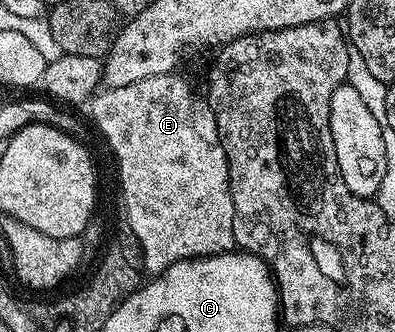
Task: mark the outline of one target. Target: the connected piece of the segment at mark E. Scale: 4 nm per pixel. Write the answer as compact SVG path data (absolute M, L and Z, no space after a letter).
M179 73L157 75L156 77L144 77L144 81L132 81L132 85L120 85L119 87L106 87L99 90L89 100L90 115L98 126L100 134L106 138L114 159L118 162L118 183L122 186L122 203L126 206L124 221L133 233L136 233L136 241L140 241L143 250L143 265L151 276L162 274L172 265L176 265L185 259L203 259L206 255L223 255L226 251L235 250L234 234L232 233L232 221L234 210L232 209L232 197L230 196L230 178L228 177L228 161L224 153L224 145L218 136L216 117L209 102L201 94L194 92L194 87Z

